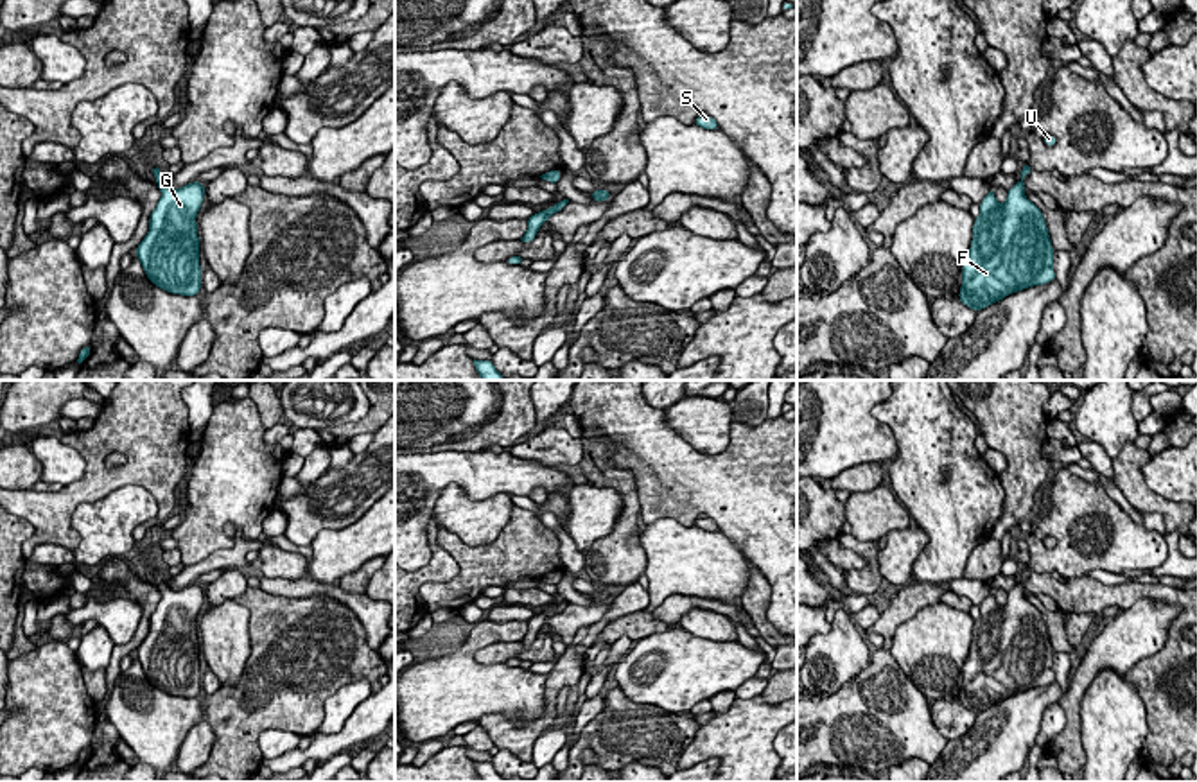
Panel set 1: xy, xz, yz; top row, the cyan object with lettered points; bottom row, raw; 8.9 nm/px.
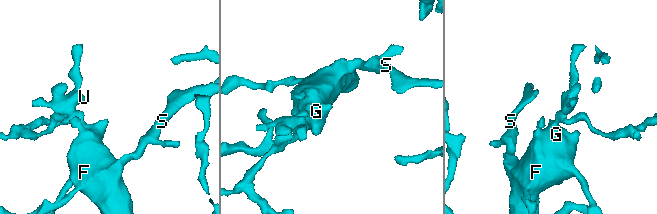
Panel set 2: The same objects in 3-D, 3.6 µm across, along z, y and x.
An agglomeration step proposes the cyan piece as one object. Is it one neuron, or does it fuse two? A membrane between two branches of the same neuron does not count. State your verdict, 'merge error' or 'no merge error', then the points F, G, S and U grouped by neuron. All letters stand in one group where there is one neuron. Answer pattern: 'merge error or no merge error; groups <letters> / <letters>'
no merge error; groups F G S U

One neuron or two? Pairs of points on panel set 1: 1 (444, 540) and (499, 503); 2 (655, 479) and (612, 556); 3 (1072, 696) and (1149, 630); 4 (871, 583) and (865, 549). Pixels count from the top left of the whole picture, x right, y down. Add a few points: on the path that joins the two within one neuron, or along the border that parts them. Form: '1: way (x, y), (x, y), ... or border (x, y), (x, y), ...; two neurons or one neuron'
1: border (438, 524), (471, 546), (485, 546), (496, 538); two neurons
2: border (625, 467), (634, 477), (641, 512); two neurons
3: way (1084, 675), (1127, 637); one neuron
4: way (871, 574), (871, 558); one neuron

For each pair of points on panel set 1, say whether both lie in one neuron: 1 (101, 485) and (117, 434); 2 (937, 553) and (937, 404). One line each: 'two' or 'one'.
1: one
2: one

